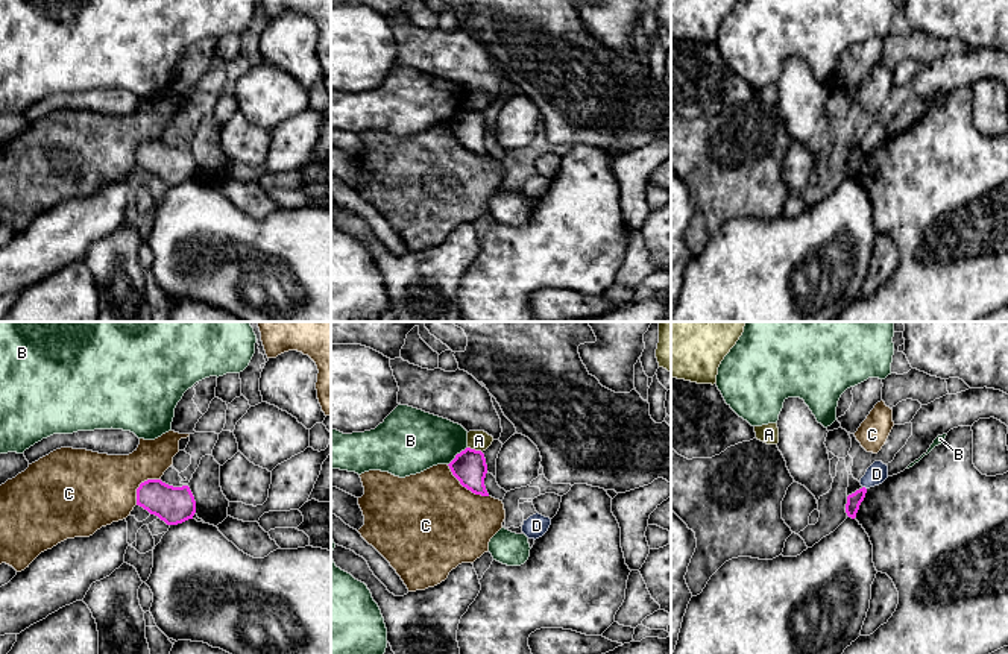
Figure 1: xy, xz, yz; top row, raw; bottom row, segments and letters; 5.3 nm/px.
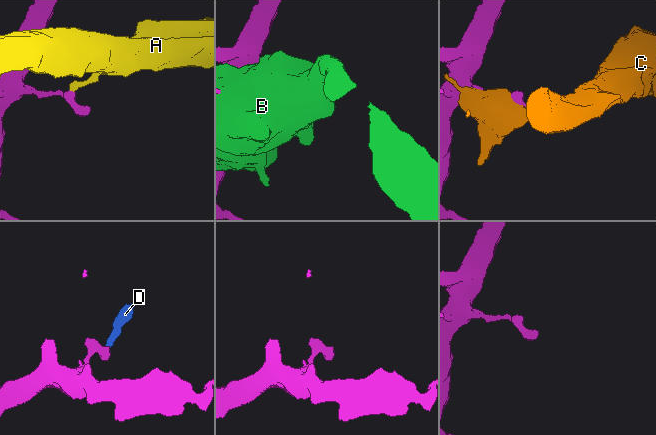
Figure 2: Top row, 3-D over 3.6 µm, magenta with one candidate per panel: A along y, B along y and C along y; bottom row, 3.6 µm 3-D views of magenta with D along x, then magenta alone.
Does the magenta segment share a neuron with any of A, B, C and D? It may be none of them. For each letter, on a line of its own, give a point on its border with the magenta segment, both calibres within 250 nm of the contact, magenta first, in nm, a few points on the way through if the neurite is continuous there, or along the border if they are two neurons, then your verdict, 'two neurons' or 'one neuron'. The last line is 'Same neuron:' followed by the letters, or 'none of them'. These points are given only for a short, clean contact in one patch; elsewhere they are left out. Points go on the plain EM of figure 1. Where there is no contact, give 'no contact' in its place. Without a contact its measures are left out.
A: xz (474, 110) | 180/110 nm | along xz (468, 106), (481, 113) | two neurons
B: xz (456, 116) | 180/340 nm | two neurons
C: xz (465, 146) | 180/480 nm | two neurons
D: yz (864, 147) | 80/110 nm | along yz (863, 146), (866, 149) | two neurons
Same neuron: none of them

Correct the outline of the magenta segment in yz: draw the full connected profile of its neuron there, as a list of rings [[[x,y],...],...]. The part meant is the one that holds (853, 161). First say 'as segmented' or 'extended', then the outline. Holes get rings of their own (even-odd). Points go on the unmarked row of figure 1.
as segmented; [[[862,147],[862,149],[859,149],[855,153],[847,156],[846,173],[849,178],[852,178],[852,179],[856,178],[856,173],[859,170],[861,162],[865,158],[865,153],[867,153],[867,149]]]

